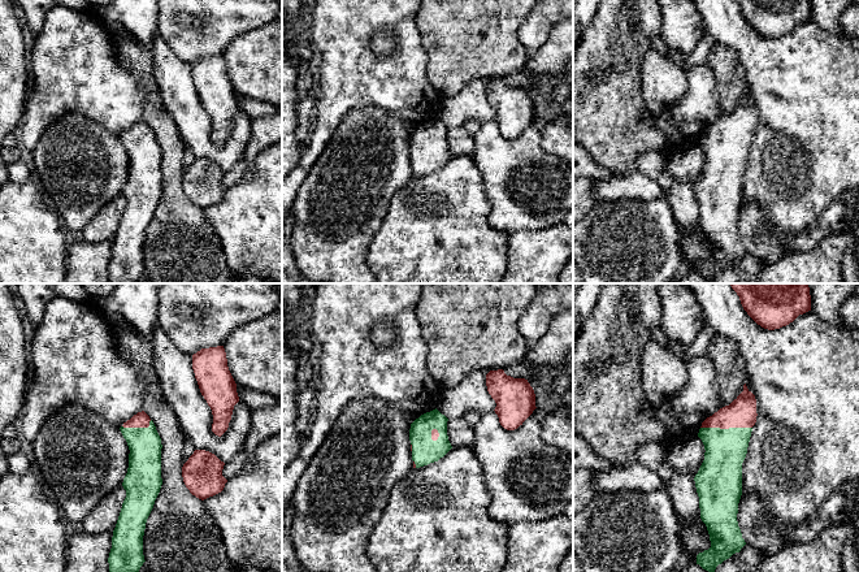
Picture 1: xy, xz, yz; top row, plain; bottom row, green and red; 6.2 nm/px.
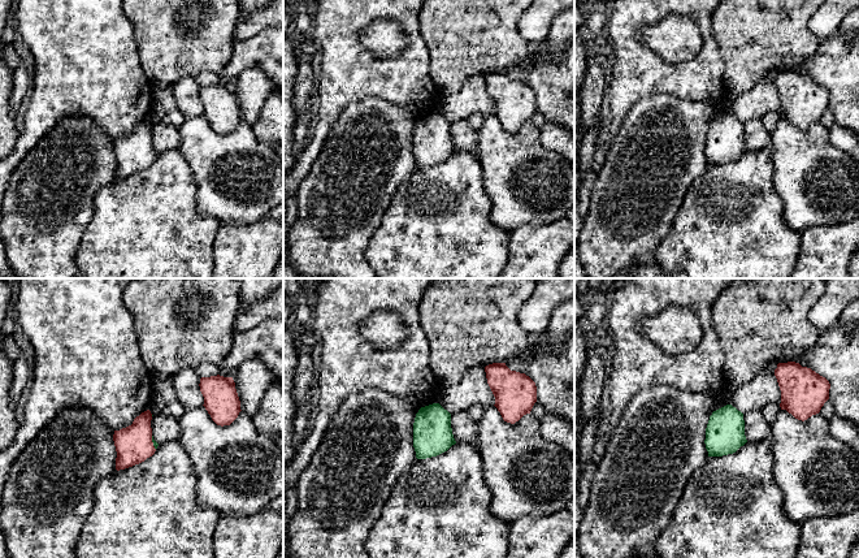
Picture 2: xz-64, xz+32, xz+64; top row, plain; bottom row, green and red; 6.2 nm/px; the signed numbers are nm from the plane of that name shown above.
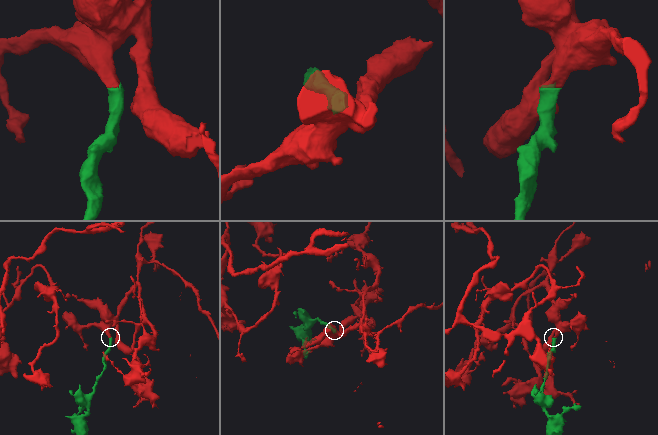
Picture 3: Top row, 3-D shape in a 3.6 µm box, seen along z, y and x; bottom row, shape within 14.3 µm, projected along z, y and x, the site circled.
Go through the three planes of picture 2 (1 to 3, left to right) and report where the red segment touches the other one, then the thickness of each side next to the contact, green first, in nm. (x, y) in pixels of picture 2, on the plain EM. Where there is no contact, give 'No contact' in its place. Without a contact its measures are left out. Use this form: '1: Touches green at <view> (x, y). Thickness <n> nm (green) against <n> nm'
1: Touches green at xz-64 (152, 150). Thickness 30 nm (green) against 220 nm
2: No contact
3: No contact

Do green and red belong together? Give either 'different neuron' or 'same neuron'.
same neuron

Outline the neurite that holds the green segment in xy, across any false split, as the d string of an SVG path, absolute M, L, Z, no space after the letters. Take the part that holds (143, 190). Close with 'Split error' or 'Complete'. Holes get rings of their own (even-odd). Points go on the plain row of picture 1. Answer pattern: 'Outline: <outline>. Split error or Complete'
Outline: M142 120L120 136L127 151L129 177L122 195L126 207L113 239L108 272L110 283L136 283L143 274L143 244L147 228L160 202L161 147L153 130Z. Split error

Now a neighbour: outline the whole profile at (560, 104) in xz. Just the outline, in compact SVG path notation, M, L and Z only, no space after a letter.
M573 60L568 62L567 70L561 75L548 73L529 75L526 88L534 99L538 118L546 124L563 118L573 130ZM541 82L551 86L550 99L541 94Z

